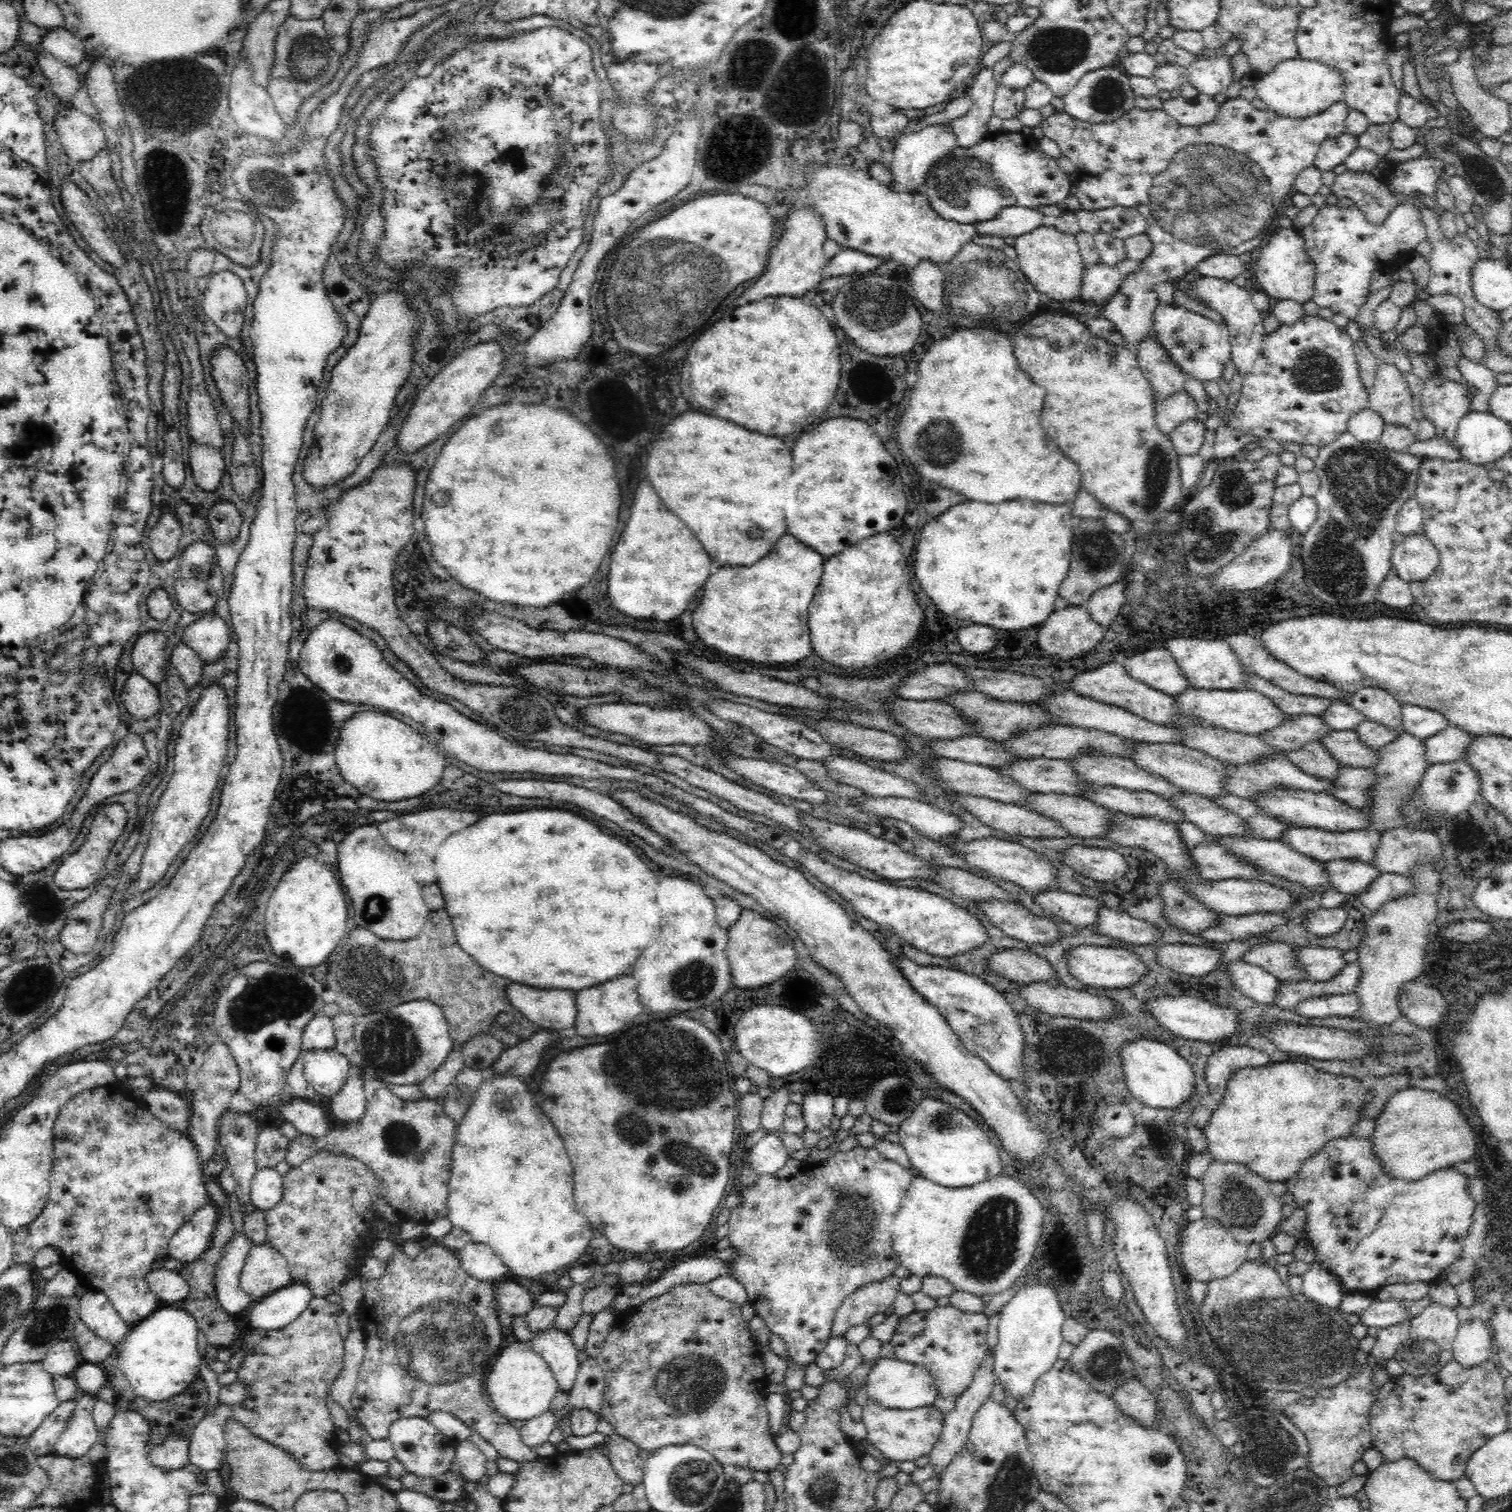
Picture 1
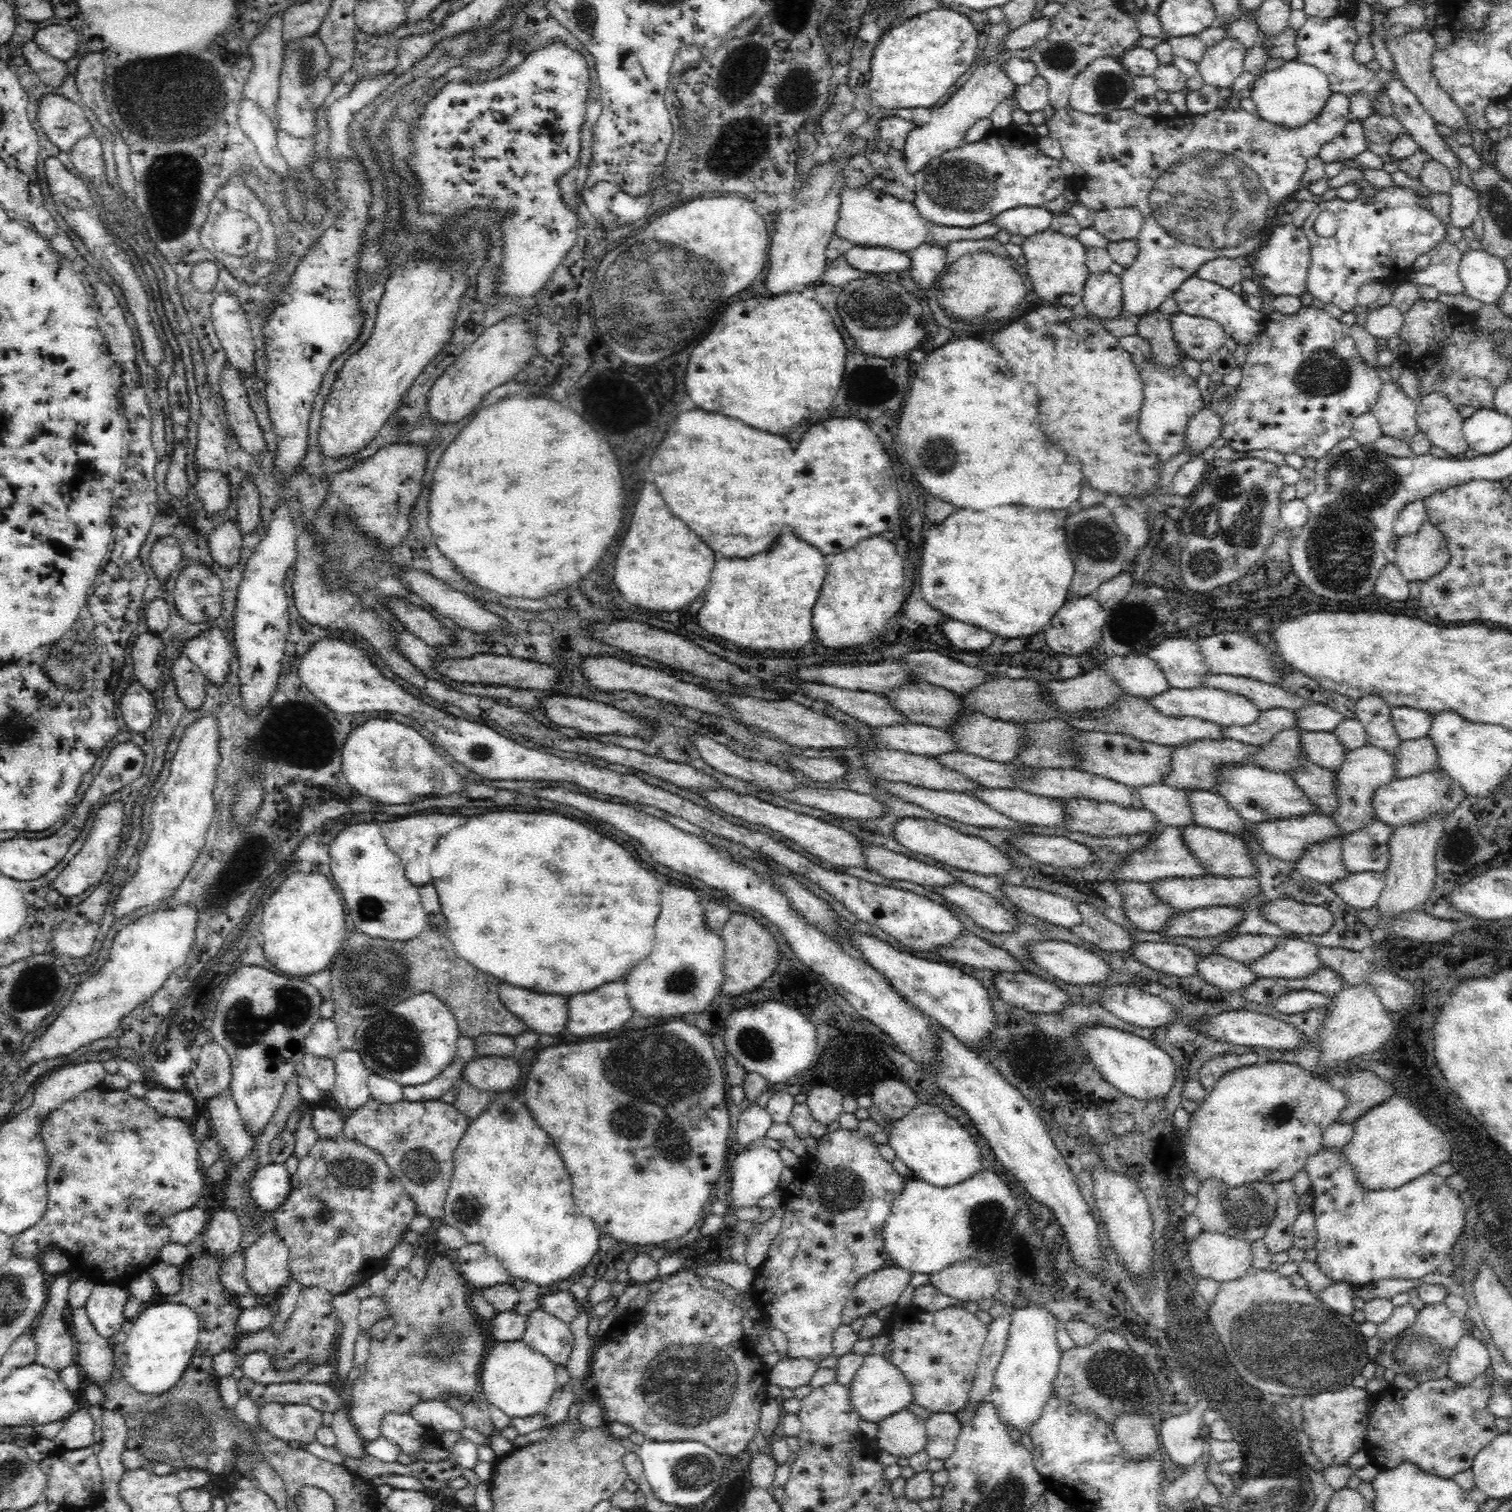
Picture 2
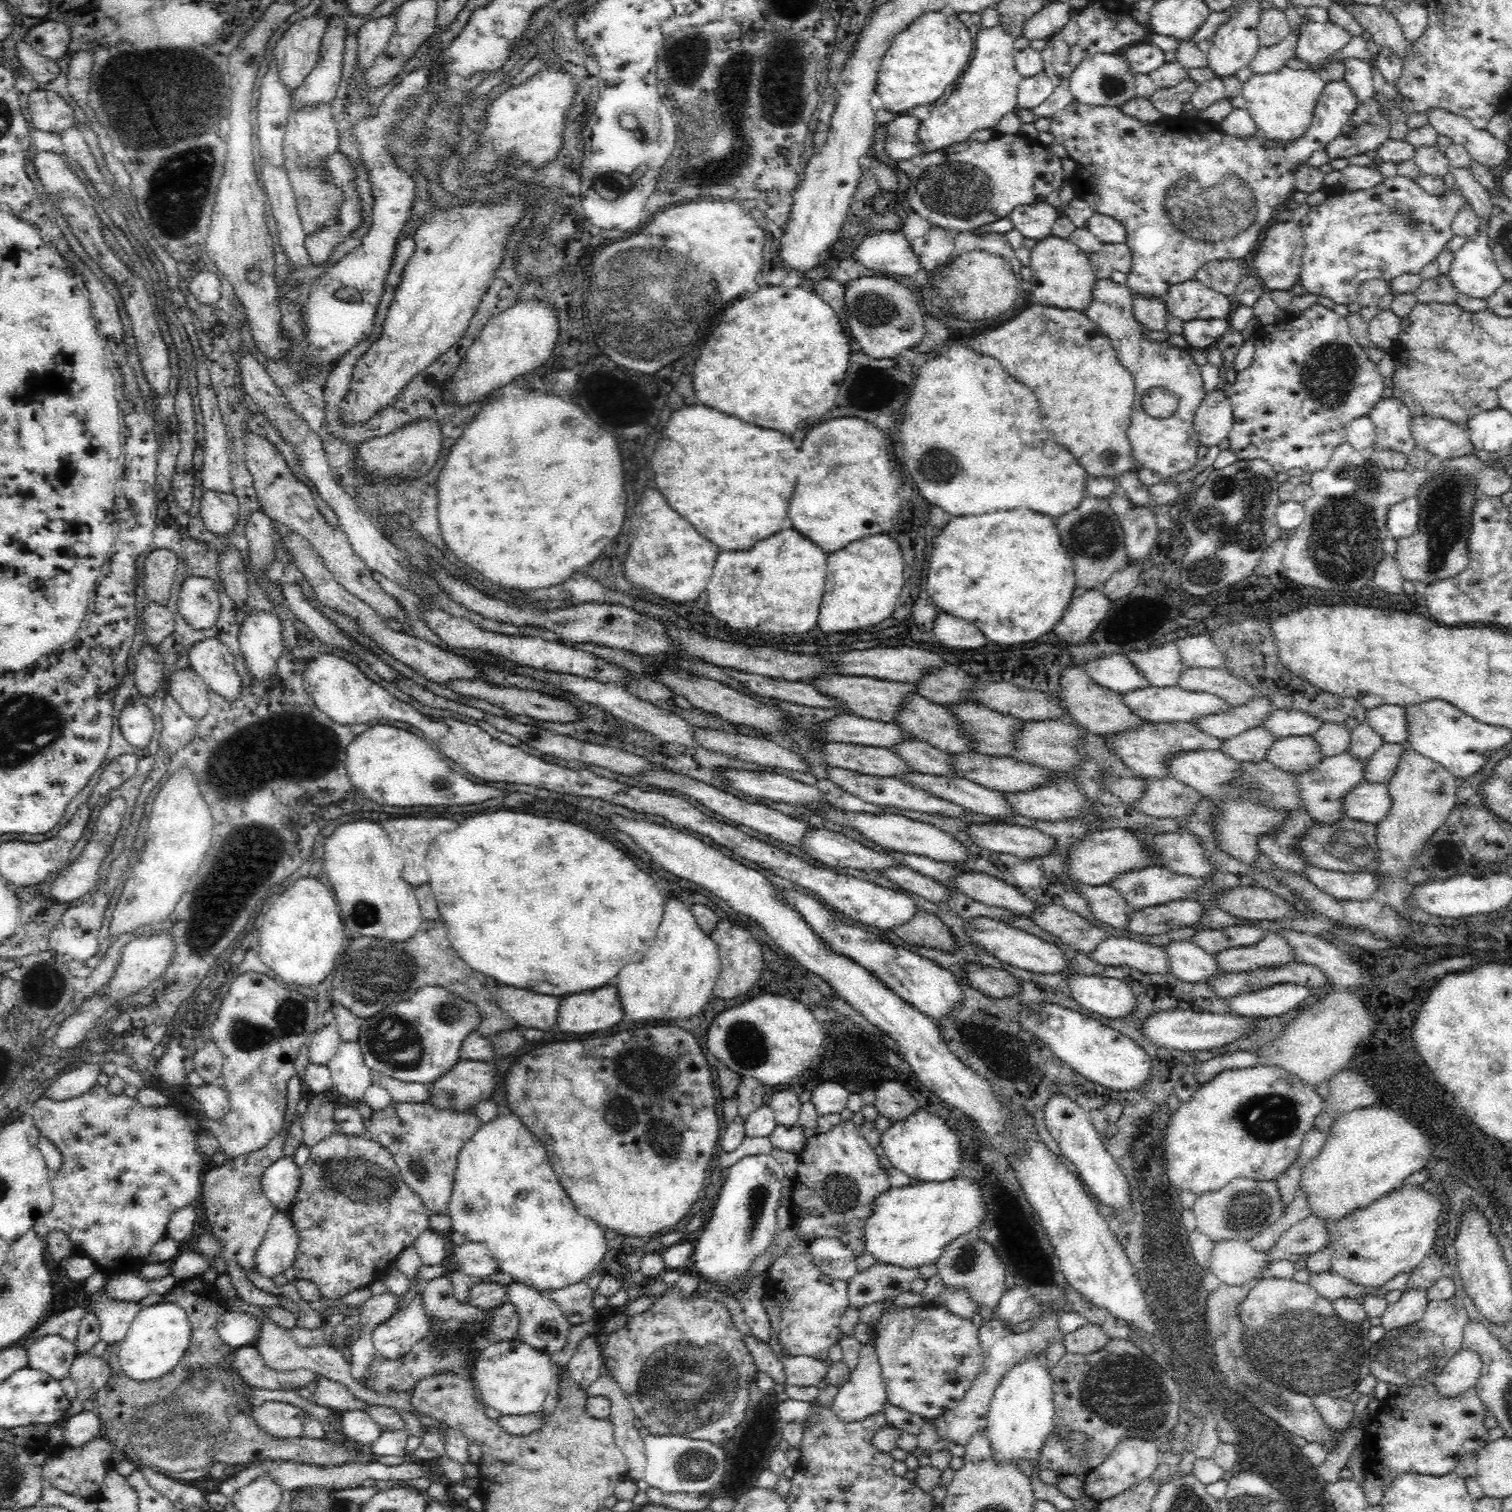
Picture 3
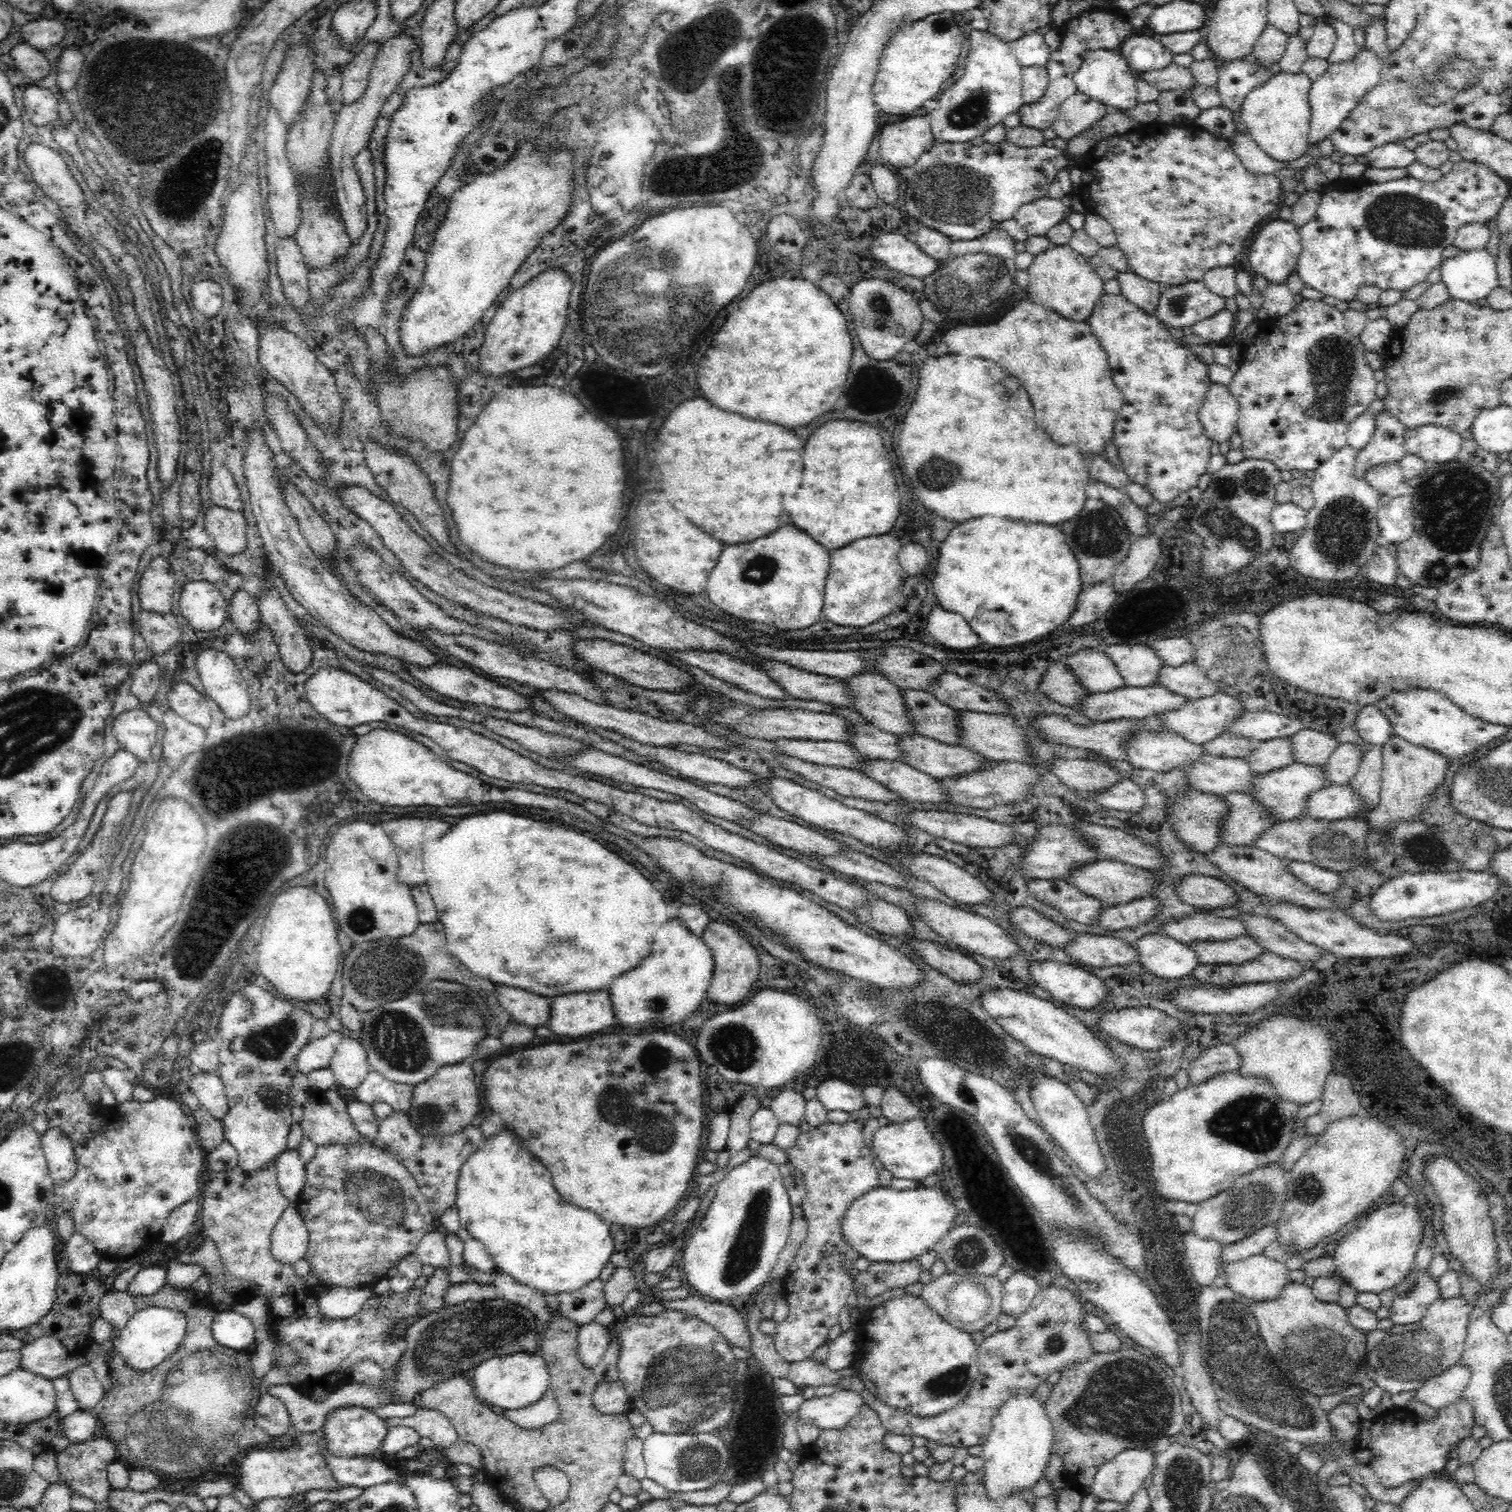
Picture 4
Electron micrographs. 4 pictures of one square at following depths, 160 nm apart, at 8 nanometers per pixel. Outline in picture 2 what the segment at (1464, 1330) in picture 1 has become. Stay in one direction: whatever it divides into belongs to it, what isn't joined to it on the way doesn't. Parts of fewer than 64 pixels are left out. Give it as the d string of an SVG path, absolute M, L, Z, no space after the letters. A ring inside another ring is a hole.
M1465 1335L1449 1357L1447 1376L1455 1383L1464 1385L1472 1382L1477 1375L1489 1373L1490 1366L1487 1348L1472 1335Z

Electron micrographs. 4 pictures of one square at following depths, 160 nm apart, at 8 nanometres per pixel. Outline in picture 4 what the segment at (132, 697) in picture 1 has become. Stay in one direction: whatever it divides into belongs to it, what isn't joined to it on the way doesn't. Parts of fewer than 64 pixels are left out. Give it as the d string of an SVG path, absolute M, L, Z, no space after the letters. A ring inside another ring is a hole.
M136 709L119 714L111 731L121 748L131 752L143 763L155 745L156 729L156 723L145 709Z

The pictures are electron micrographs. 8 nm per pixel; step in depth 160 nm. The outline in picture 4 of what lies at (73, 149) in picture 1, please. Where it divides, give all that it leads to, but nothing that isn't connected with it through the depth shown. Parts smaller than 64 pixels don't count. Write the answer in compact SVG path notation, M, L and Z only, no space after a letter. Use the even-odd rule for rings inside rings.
M35 82L28 85L22 96L25 114L38 127L58 121L58 101L61 98L51 87L41 87Z

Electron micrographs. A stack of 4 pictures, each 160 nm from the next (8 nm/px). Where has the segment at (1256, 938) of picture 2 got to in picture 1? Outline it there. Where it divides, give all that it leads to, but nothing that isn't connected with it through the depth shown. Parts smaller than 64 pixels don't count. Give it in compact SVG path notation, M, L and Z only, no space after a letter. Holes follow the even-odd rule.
M1275 941L1254 946L1244 952L1240 960L1263 968L1277 980L1304 980L1304 973L1294 961L1295 953L1286 943Z

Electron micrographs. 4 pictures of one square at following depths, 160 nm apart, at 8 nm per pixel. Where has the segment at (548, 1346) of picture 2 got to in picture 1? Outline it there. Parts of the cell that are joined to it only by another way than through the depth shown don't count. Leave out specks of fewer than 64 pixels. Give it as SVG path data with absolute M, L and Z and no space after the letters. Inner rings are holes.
M550 1328L534 1332L530 1342L532 1349L542 1356L554 1373L559 1389L569 1393L580 1366L572 1335L568 1331Z

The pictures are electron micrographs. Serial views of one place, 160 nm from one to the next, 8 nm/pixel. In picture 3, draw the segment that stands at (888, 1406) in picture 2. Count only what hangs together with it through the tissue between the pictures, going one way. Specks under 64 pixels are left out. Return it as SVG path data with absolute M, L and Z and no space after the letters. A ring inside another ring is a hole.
M861 1344L859 1351L860 1361L856 1369L851 1372L847 1382L839 1387L830 1404L835 1416L844 1423L862 1421L883 1412L882 1404L887 1400L887 1391L883 1378L880 1376L880 1363L878 1363L875 1349L872 1345Z

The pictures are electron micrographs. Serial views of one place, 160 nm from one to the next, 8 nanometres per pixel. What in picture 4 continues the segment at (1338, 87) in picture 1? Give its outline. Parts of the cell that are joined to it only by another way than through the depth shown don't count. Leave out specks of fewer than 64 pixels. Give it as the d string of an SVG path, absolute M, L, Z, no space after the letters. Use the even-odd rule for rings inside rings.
M1278 73L1271 76L1263 84L1253 88L1244 99L1241 106L1241 119L1246 126L1247 134L1253 139L1257 150L1262 150L1270 158L1292 166L1292 162L1305 154L1309 144L1308 133L1311 124L1311 108L1309 105L1309 90L1313 82L1304 73L1298 74Z

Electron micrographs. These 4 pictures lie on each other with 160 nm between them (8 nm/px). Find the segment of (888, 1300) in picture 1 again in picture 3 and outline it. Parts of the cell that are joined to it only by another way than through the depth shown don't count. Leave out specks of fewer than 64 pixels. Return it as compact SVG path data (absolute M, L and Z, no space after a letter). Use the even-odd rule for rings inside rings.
M877 1262L847 1282L849 1306L860 1310L868 1304L894 1299L911 1291L912 1282L919 1277L919 1268L904 1269Z

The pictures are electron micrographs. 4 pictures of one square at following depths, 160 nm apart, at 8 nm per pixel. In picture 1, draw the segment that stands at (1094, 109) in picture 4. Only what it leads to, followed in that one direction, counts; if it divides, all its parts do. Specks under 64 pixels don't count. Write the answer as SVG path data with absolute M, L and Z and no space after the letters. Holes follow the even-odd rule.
M1241 97L1235 99L1227 99L1222 104L1219 104L1216 116L1206 124L1200 126L1182 126L1179 122L1170 118L1161 108L1156 110L1140 110L1134 107L1130 112L1122 114L1120 118L1115 121L1090 123L1078 121L1077 118L1070 116L1066 111L1060 110L1054 112L1048 118L1043 119L1041 127L1044 130L1044 136L1050 140L1058 143L1061 148L1061 153L1066 158L1069 158L1075 165L1073 178L1077 180L1076 190L1074 196L1078 198L1080 206L1086 211L1093 212L1095 210L1102 210L1103 208L1110 208L1111 206L1123 206L1126 208L1136 209L1146 220L1147 229L1145 230L1146 236L1152 243L1152 250L1150 254L1141 261L1140 268L1136 268L1134 272L1126 274L1118 292L1113 295L1108 303L1104 304L1103 318L1113 323L1116 331L1121 334L1122 345L1132 351L1138 350L1140 344L1145 340L1147 334L1152 329L1152 314L1156 312L1156 307L1159 301L1154 286L1162 284L1162 282L1176 283L1184 278L1186 274L1195 270L1196 265L1202 262L1210 254L1223 254L1234 255L1242 254L1242 252L1250 252L1260 247L1260 242L1264 242L1264 238L1268 238L1268 230L1272 230L1272 218L1276 218L1276 210L1280 210L1280 202L1292 192L1296 178L1301 170L1313 165L1318 149L1322 143L1329 138L1339 137L1340 134L1346 130L1346 118L1349 108L1343 100L1334 102L1321 114L1306 116L1302 119L1290 119L1287 116L1276 114L1273 110L1256 109L1252 107L1249 100Z

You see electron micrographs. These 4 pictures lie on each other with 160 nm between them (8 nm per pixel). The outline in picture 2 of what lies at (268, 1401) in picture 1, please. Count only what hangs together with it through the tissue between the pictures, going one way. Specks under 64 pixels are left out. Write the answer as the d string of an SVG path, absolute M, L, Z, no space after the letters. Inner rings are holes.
M303 1287L298 1296L298 1303L294 1314L286 1322L284 1332L267 1329L240 1336L234 1350L238 1351L240 1357L252 1352L264 1352L269 1358L270 1365L276 1370L286 1370L298 1360L310 1358L310 1362L324 1364L330 1356L330 1346L334 1340L334 1332L338 1326L338 1318L333 1307L333 1296L326 1290L317 1287ZM266 1403L261 1405L260 1427L277 1439L293 1445L315 1440L322 1425L322 1413L316 1408L293 1403Z

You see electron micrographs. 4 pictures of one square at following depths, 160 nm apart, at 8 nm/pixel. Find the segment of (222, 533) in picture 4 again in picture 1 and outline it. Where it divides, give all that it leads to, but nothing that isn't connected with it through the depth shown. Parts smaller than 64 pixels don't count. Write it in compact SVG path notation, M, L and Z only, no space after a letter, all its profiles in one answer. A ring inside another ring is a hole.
M194 442L190 448L189 464L196 486L207 491L215 491L220 487L222 475L228 468L221 452Z

